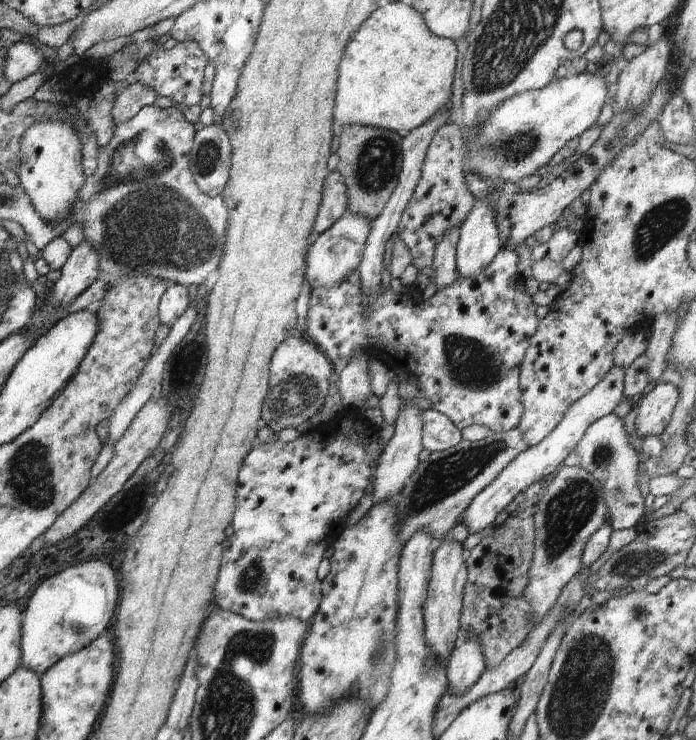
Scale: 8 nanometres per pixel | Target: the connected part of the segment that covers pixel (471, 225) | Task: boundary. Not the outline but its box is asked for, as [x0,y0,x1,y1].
[455,199,502,278]

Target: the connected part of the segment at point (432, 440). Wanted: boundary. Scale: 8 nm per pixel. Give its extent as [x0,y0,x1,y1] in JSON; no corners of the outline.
[421,408,462,452]

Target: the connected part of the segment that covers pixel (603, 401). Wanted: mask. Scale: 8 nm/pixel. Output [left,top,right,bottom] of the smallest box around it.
[460,367,624,534]

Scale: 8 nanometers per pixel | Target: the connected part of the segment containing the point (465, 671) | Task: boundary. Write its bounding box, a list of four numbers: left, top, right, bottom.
[447,628,487,694]

